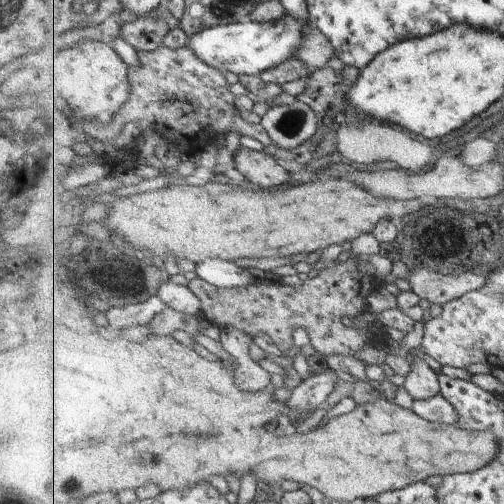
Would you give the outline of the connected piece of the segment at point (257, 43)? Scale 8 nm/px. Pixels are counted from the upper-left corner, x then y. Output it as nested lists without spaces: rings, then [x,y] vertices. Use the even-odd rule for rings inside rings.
[[[289,13],[287,17],[276,22],[261,23],[254,18],[246,18],[239,23],[207,27],[188,39],[191,49],[194,49],[197,55],[209,65],[225,73],[258,76],[297,56],[307,35],[307,24],[310,24],[310,20],[304,20]]]

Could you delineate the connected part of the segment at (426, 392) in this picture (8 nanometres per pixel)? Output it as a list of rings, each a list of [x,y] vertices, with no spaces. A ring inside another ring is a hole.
[[[424,351],[416,355],[412,371],[406,377],[405,388],[414,400],[431,399],[442,393],[438,366]]]

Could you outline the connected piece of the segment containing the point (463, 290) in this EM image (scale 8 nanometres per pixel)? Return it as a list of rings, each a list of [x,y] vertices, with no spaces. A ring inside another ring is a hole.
[[[424,265],[411,270],[408,282],[416,294],[444,307],[450,301],[482,288],[488,284],[489,276],[464,271],[461,274],[441,274]]]

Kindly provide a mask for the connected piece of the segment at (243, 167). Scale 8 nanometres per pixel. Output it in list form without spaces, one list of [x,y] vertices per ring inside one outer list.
[[[237,147],[235,153],[235,167],[248,182],[272,188],[272,186],[282,186],[290,180],[290,172],[274,156],[266,154],[265,151]]]

